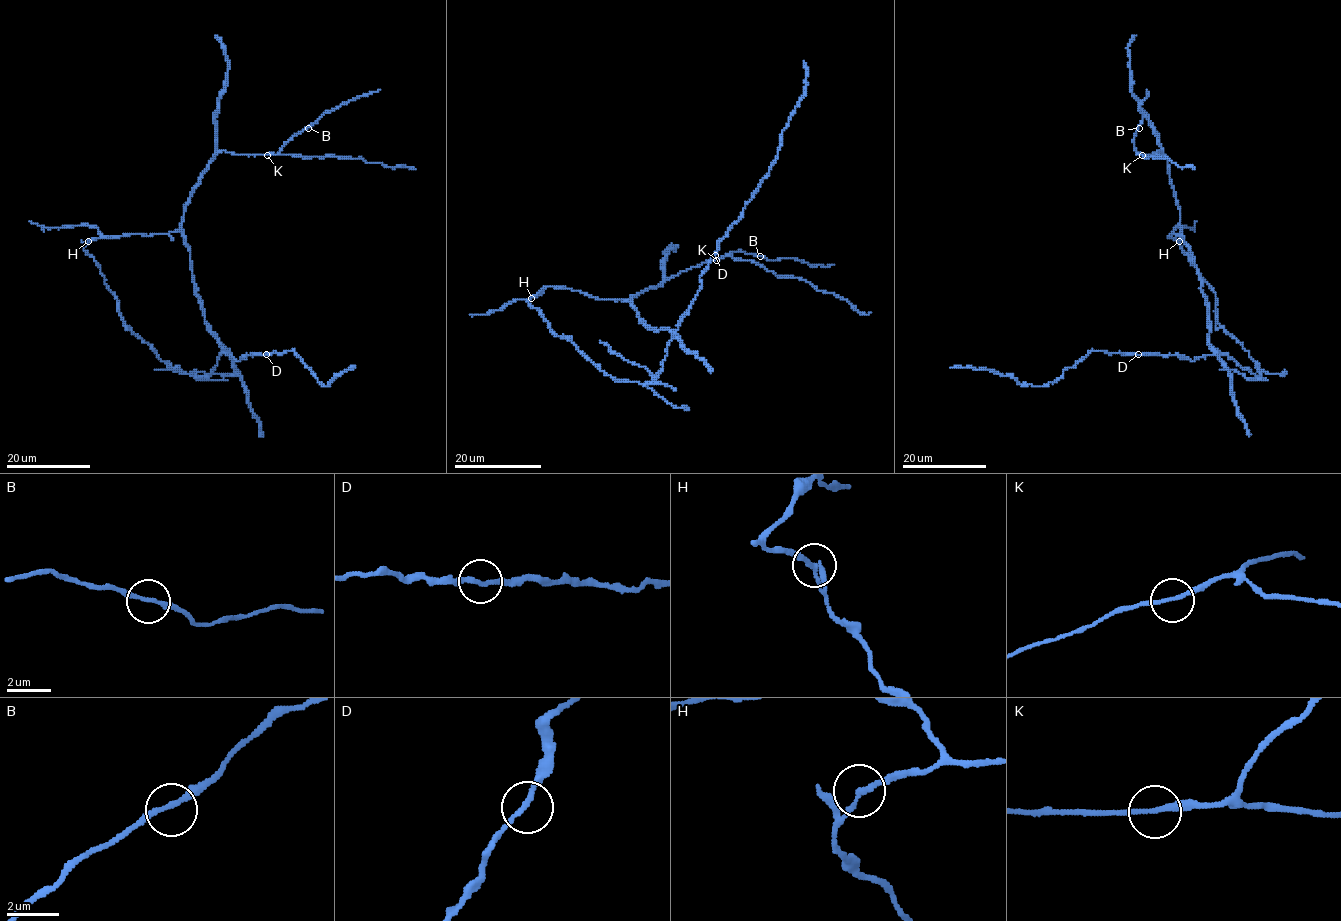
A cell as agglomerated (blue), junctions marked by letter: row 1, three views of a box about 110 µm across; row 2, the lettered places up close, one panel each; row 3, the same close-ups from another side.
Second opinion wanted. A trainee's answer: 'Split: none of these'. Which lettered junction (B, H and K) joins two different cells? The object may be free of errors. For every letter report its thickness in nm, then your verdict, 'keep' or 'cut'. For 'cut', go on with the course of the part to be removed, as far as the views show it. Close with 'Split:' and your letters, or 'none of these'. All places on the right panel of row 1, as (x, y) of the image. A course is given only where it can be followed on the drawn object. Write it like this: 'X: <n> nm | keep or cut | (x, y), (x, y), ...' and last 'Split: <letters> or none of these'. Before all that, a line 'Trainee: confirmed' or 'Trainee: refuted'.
Trainee: refuted
B: 180 nm | keep
H: 180 nm | cut | (1178, 242), (1259, 377), (1218, 351), (1190, 361), (1090, 351), (1040, 387), (951, 368)
K: 170 nm | keep
Split: H

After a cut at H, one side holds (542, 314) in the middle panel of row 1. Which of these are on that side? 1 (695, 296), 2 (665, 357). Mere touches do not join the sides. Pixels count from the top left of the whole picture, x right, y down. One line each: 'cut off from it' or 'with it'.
1: with it
2: with it

